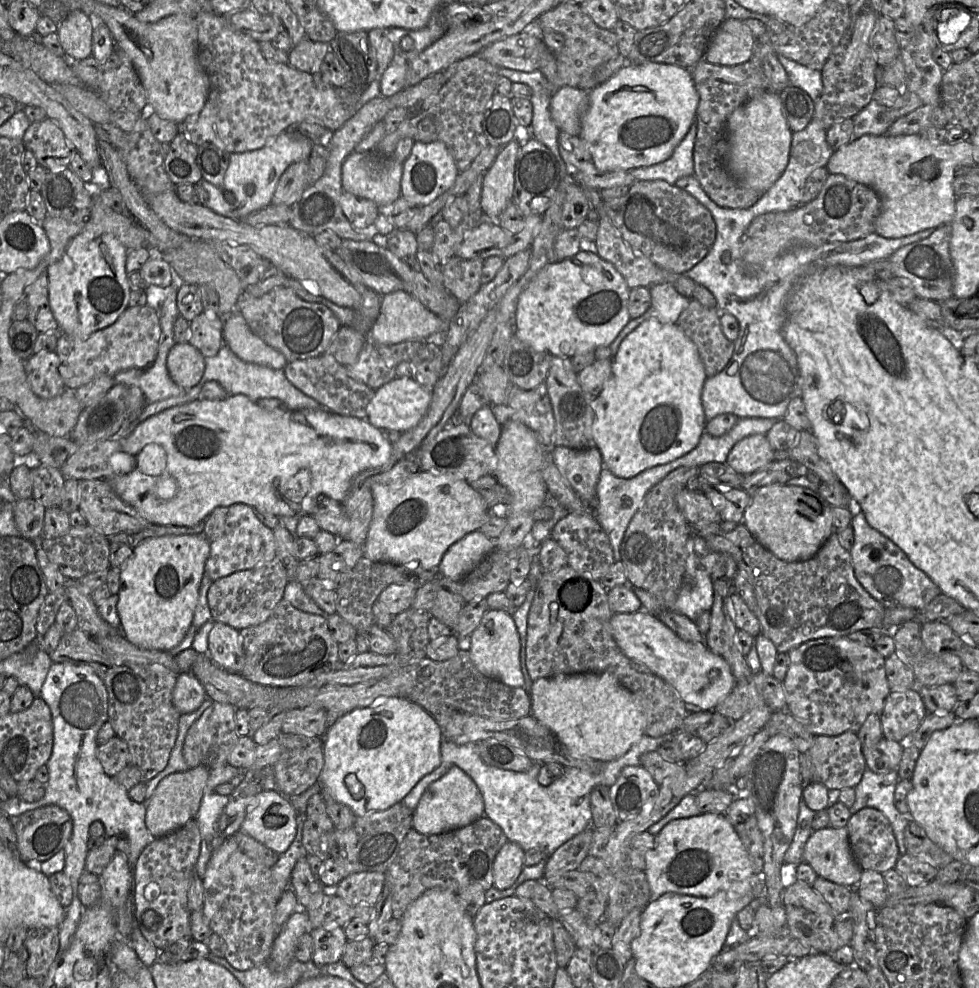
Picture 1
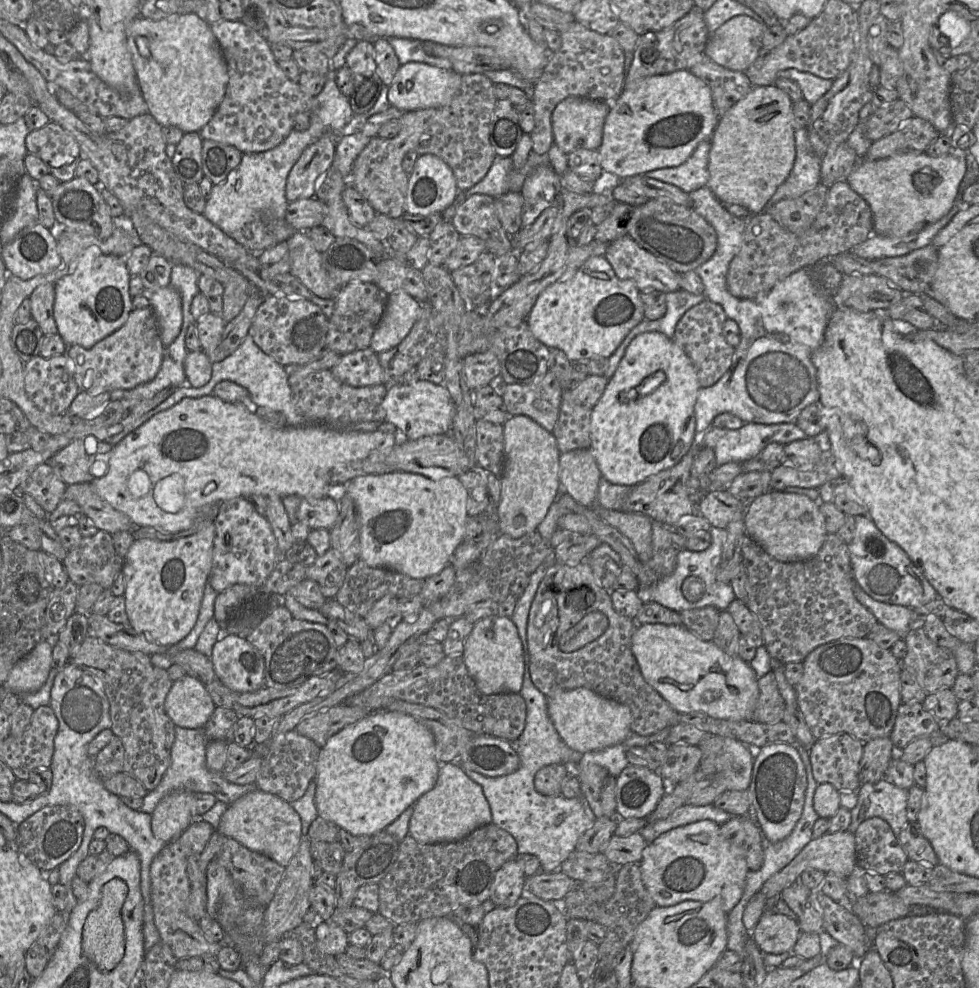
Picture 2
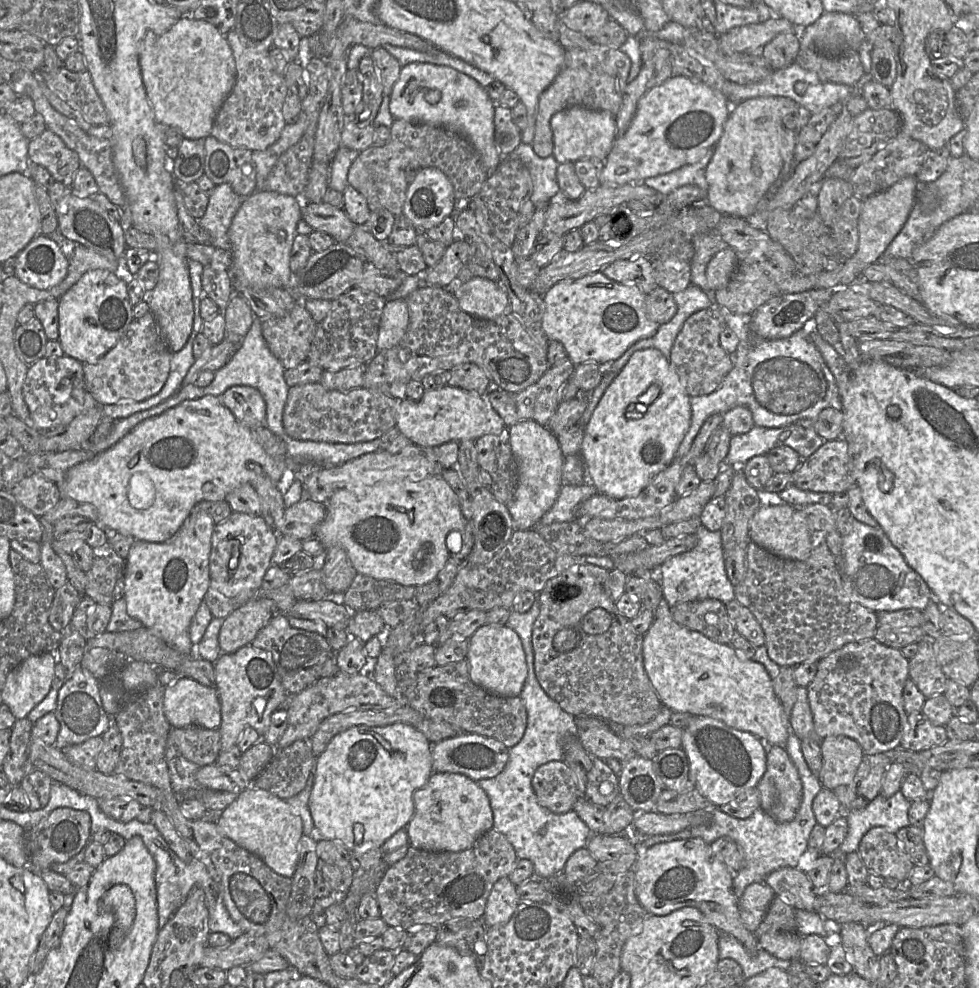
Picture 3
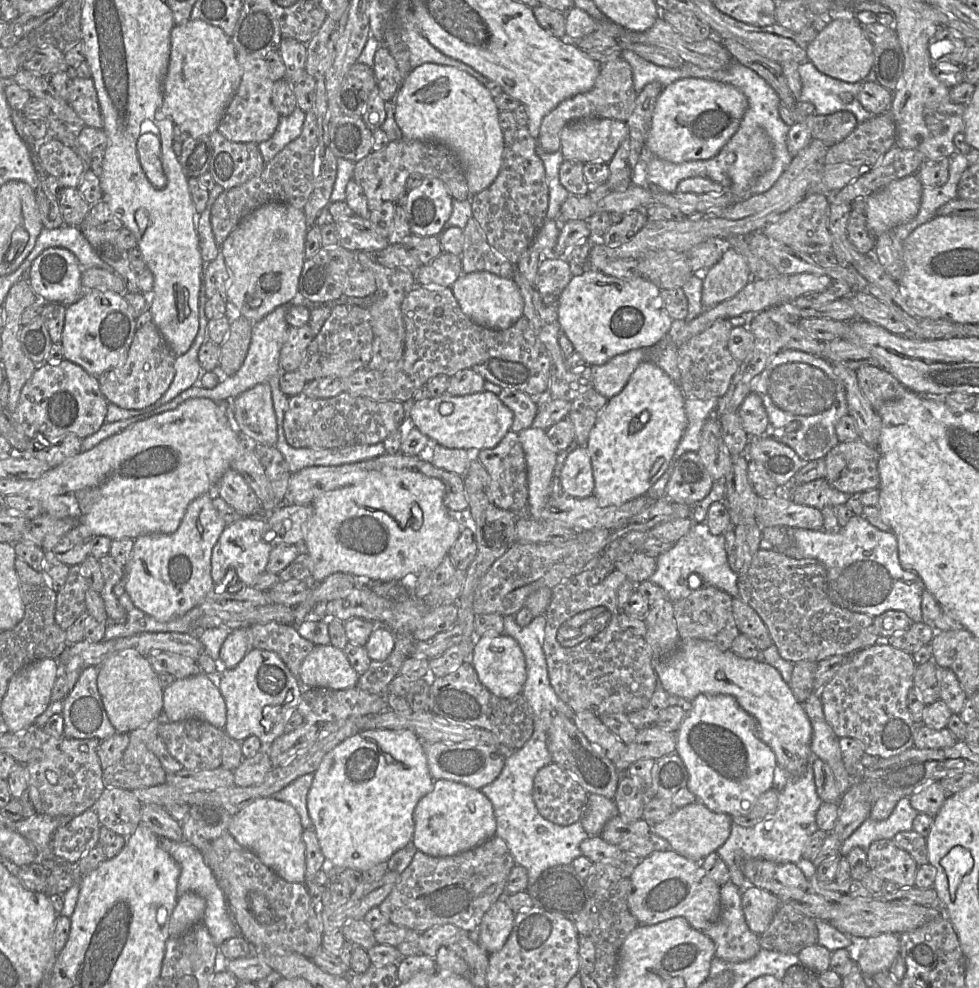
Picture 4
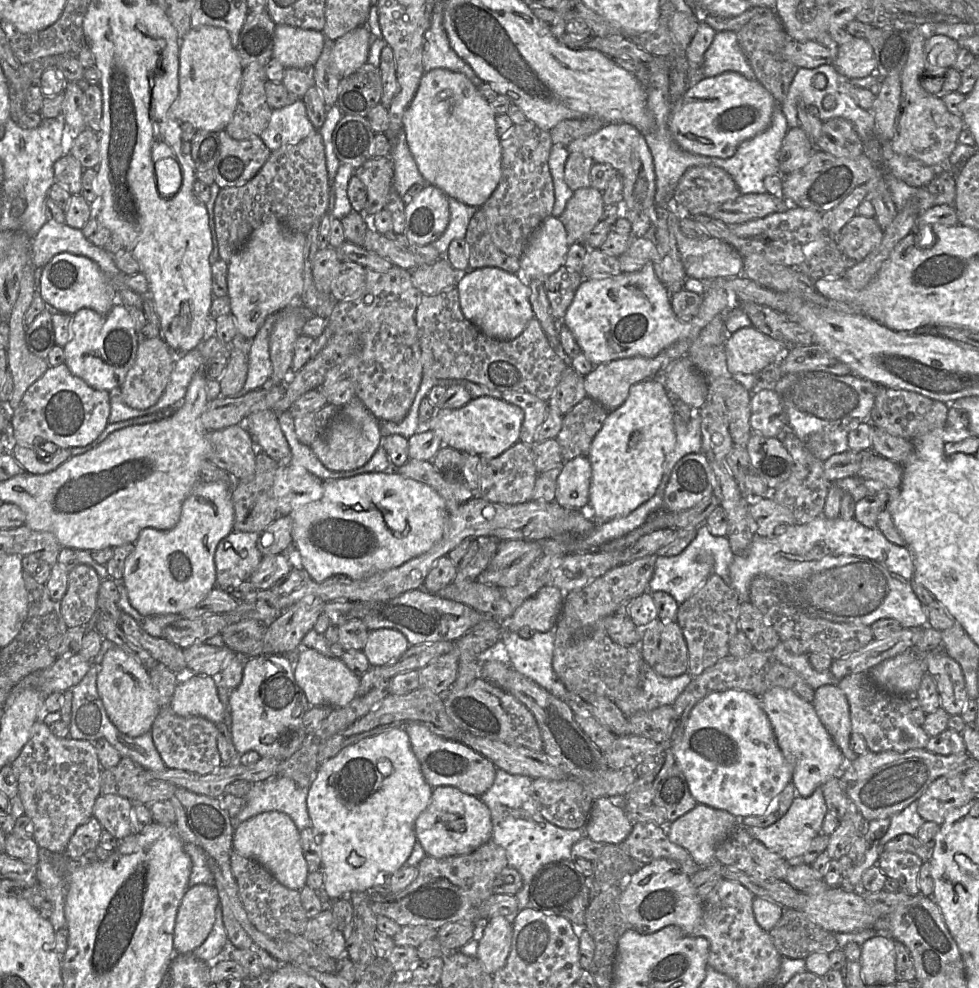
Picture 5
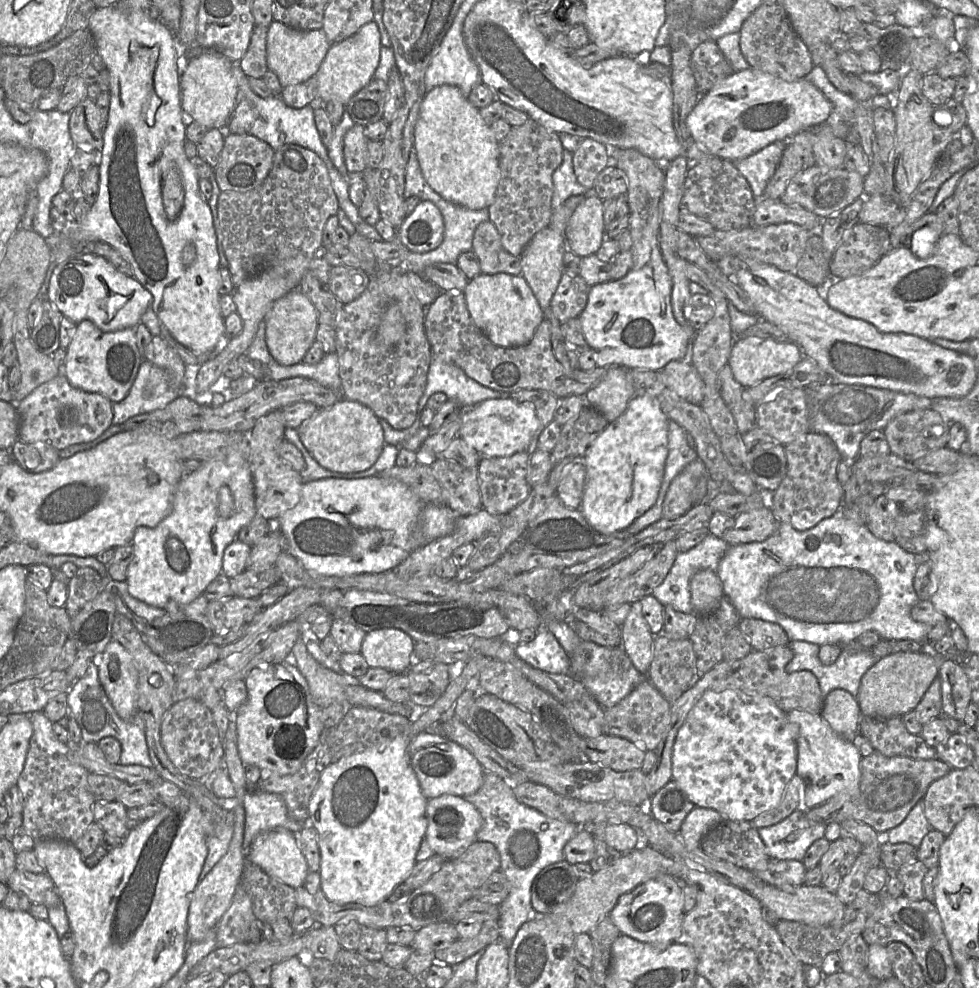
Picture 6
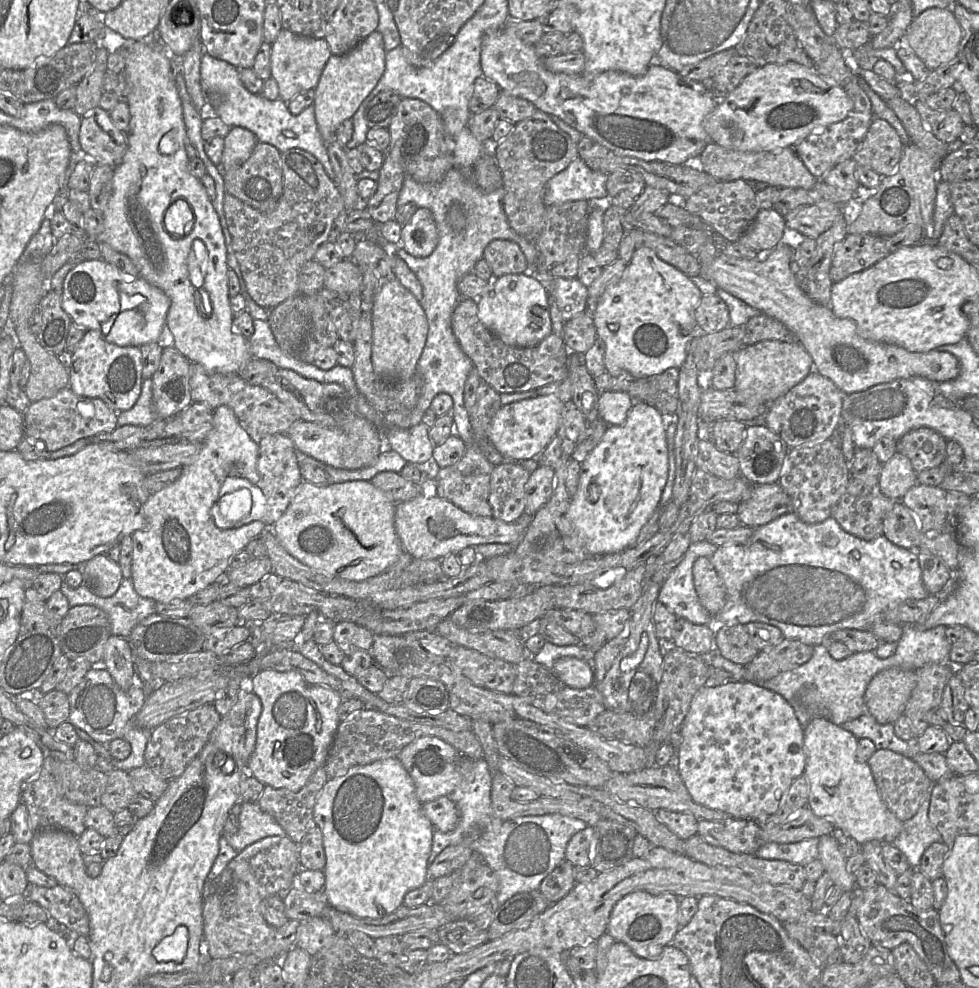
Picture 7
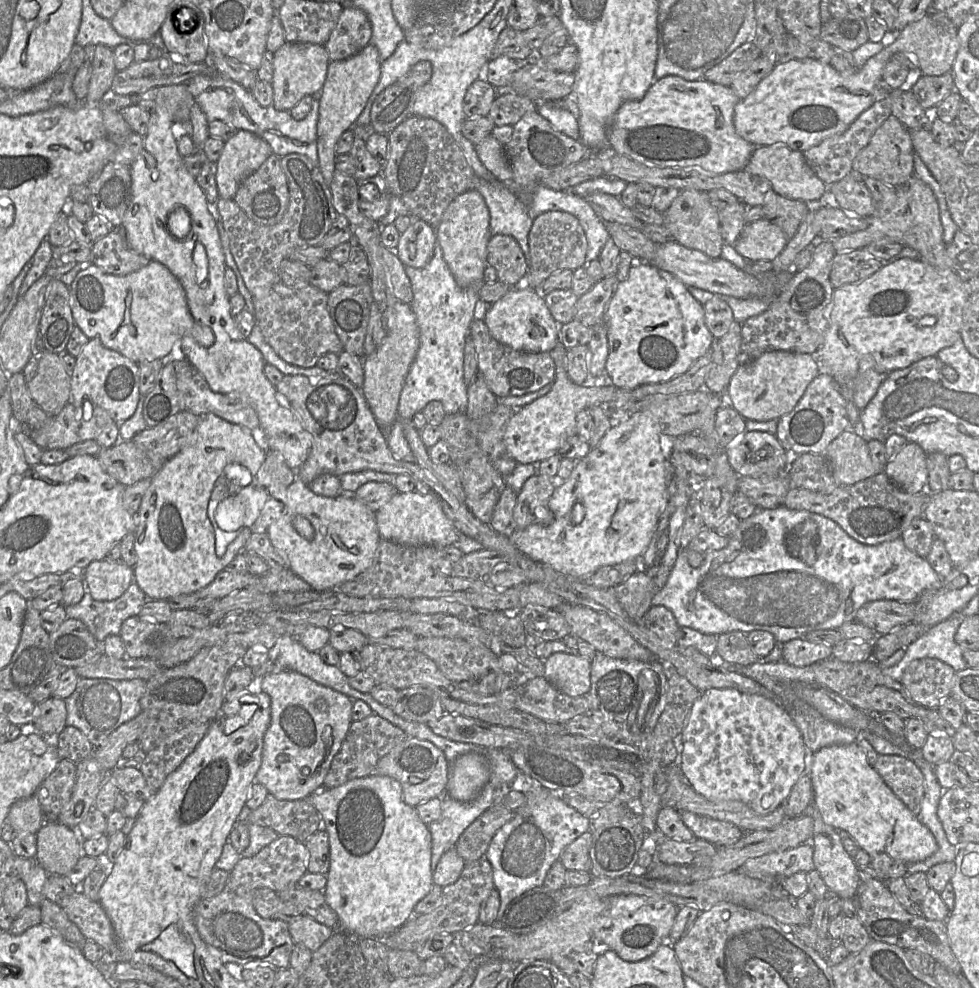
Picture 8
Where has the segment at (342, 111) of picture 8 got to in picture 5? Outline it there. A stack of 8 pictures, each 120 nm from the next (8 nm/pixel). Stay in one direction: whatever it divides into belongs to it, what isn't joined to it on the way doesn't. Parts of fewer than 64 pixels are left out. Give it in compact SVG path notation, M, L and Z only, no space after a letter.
M367 26L358 27L337 39L332 48L332 62L338 74L346 77L367 62L373 35Z

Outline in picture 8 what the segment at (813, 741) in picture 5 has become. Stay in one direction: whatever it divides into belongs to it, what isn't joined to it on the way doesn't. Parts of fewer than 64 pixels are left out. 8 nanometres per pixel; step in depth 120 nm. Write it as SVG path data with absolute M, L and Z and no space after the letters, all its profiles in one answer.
M856 743L826 746L810 754L809 770L813 807L825 824L836 830L845 830L871 858L879 853L886 853L894 859L911 863L923 861L938 850L938 843L933 833L894 795Z

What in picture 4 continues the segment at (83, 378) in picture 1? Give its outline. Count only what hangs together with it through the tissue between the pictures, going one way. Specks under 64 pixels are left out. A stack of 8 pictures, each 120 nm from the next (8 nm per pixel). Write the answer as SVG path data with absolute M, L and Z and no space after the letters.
M151 321L137 329L128 350L127 358L120 364L97 377L100 391L108 403L127 410L140 410L158 401L168 390L174 375L175 355Z

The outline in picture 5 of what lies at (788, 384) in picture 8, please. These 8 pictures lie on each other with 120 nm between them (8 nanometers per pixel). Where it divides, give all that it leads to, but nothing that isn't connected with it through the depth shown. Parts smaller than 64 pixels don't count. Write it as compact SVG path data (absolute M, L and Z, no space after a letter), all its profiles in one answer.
M754 326L739 329L726 342L727 367L731 374L756 376L783 358L789 347Z

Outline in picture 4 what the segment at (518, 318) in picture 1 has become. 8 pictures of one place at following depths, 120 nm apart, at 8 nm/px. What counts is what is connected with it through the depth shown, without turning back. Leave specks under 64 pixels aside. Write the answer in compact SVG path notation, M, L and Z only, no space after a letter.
M587 268L582 274L575 274L572 277L571 281L563 290L559 298L557 304L557 312L561 332L563 332L569 338L569 340L573 344L575 351L583 357L588 366L604 365L617 355L626 353L633 349L653 346L665 337L673 322L673 319L666 313L666 311L662 307L660 291L660 288L658 288L654 283L644 277L638 277L635 279L619 279L615 277L606 276L597 269Z

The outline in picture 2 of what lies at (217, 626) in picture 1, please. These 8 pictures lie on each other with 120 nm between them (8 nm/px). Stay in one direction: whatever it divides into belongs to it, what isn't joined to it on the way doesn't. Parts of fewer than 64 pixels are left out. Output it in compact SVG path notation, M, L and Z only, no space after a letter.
M222 635L213 646L211 661L217 679L235 692L254 692L265 687L264 657L245 638Z

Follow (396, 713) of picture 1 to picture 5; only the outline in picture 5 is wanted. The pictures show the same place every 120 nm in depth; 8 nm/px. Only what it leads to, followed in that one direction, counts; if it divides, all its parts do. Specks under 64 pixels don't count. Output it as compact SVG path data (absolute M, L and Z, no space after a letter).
M392 728L365 738L320 765L308 789L307 810L321 849L324 897L332 902L353 892L370 892L379 876L390 876L402 868L417 841L416 819L428 807L432 793L405 728Z

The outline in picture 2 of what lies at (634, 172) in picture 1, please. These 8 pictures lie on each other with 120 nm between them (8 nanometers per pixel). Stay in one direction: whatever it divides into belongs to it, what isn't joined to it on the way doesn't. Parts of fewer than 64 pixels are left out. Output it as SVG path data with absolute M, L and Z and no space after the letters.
M710 140L702 141L683 164L648 171L645 175L648 178L674 185L686 193L691 193L707 186L710 150Z

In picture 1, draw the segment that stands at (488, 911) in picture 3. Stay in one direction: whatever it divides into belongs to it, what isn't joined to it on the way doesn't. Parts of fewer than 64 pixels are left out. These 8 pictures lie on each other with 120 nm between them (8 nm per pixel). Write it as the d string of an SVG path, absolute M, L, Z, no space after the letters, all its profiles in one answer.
M512 841L505 843L493 863L493 886L507 889L517 880L524 868L525 850Z

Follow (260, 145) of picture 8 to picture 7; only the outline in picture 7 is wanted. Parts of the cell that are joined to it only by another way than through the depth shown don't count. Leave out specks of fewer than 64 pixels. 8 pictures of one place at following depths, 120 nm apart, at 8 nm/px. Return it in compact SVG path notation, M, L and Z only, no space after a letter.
M234 126L224 137L224 150L220 169L224 172L235 170L241 166L251 155L258 143L256 136L249 130Z

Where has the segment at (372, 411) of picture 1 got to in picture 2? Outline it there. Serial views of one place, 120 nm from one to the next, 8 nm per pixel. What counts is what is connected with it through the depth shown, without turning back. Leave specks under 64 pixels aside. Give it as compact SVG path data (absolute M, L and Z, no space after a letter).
M418 380L413 384L398 383L386 386L388 391L383 401L385 422L395 425L401 432L400 442L450 433L455 406L444 385Z

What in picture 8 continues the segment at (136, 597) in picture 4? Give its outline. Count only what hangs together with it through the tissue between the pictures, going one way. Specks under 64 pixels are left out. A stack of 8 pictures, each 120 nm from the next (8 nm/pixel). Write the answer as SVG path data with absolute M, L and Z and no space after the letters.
M209 413L199 416L199 423L190 437L190 442L175 456L167 460L151 478L151 484L142 498L137 514L134 532L134 547L137 562L133 567L134 581L148 599L167 600L180 594L200 591L208 586L216 575L225 570L244 547L252 535L252 530L242 527L237 537L227 546L222 556L216 554L215 532L208 517L208 506L217 480L224 476L224 468L229 464L239 464L249 470L252 478L262 466L267 448L258 432L252 432L241 425L228 422Z

